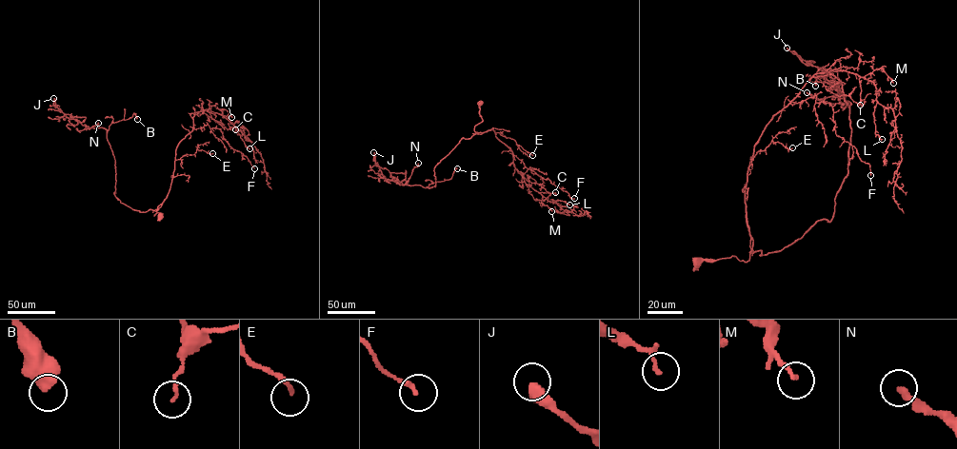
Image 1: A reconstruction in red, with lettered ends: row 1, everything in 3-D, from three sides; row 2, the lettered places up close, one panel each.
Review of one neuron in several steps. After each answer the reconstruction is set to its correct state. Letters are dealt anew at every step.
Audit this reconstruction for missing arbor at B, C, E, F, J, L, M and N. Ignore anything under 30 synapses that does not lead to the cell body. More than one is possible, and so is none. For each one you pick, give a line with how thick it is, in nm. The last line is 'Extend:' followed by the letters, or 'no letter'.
Extend: no letter

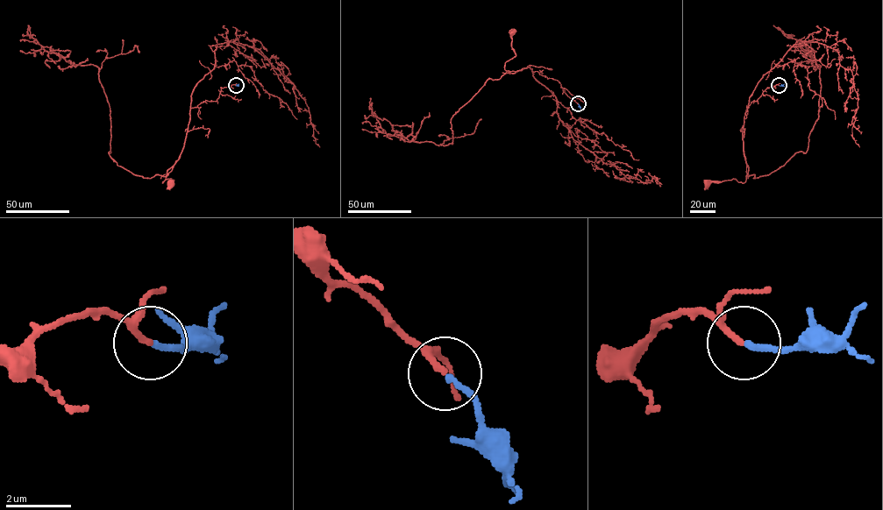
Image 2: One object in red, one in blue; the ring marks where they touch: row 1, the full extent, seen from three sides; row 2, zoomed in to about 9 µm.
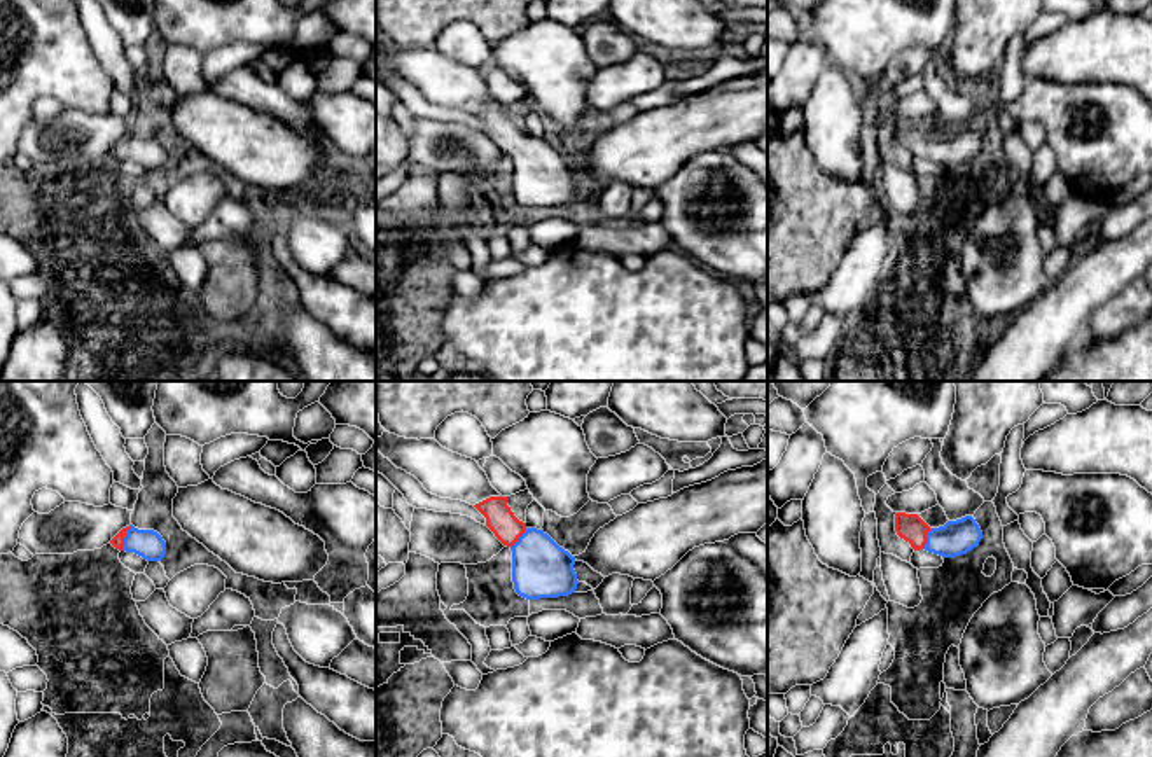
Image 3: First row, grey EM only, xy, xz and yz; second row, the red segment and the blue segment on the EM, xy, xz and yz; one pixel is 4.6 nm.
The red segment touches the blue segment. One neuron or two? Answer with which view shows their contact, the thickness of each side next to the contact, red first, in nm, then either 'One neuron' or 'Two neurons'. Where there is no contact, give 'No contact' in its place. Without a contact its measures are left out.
Touches red in xy. Thickness 60 nm (red) against 140 nm. One neuron

